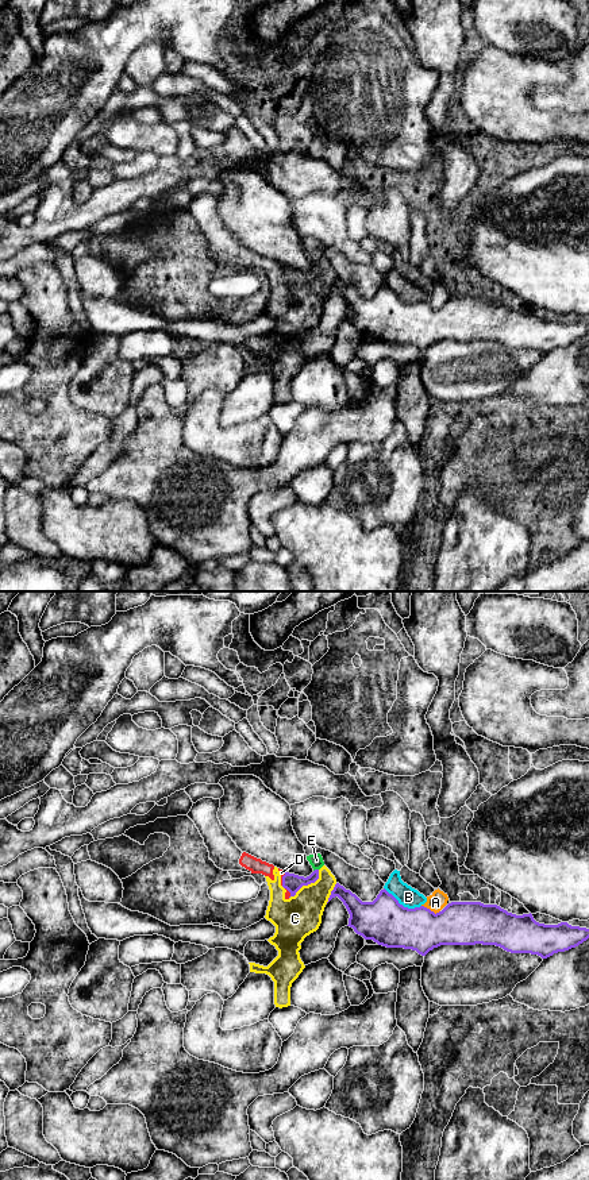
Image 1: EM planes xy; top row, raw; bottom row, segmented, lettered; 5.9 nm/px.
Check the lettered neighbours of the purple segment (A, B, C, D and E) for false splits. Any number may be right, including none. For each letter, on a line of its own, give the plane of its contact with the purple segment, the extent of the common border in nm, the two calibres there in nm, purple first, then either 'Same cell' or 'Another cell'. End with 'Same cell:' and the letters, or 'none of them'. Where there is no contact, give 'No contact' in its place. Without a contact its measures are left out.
A: Touches purple in xy. Shared border 120 nm. Thickness 260 nm (purple) against 110 nm. Another cell
B: Touches purple in xy. Shared border 260 nm. Thickness 280 nm (purple) against 120 nm. Another cell
C: Touches purple in xy. Shared border 260 nm. Thickness 100 nm (purple) against 260 nm. Another cell
D: Touches purple in xy. Shared border 80 nm. Thickness 100 nm (purple) against 30 nm. Another cell
E: Touches purple in xy. Shared border 40 nm. Thickness 100 nm (purple) against 80 nm. Another cell
Same cell: none of them

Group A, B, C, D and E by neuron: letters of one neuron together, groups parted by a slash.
A B / C D E

